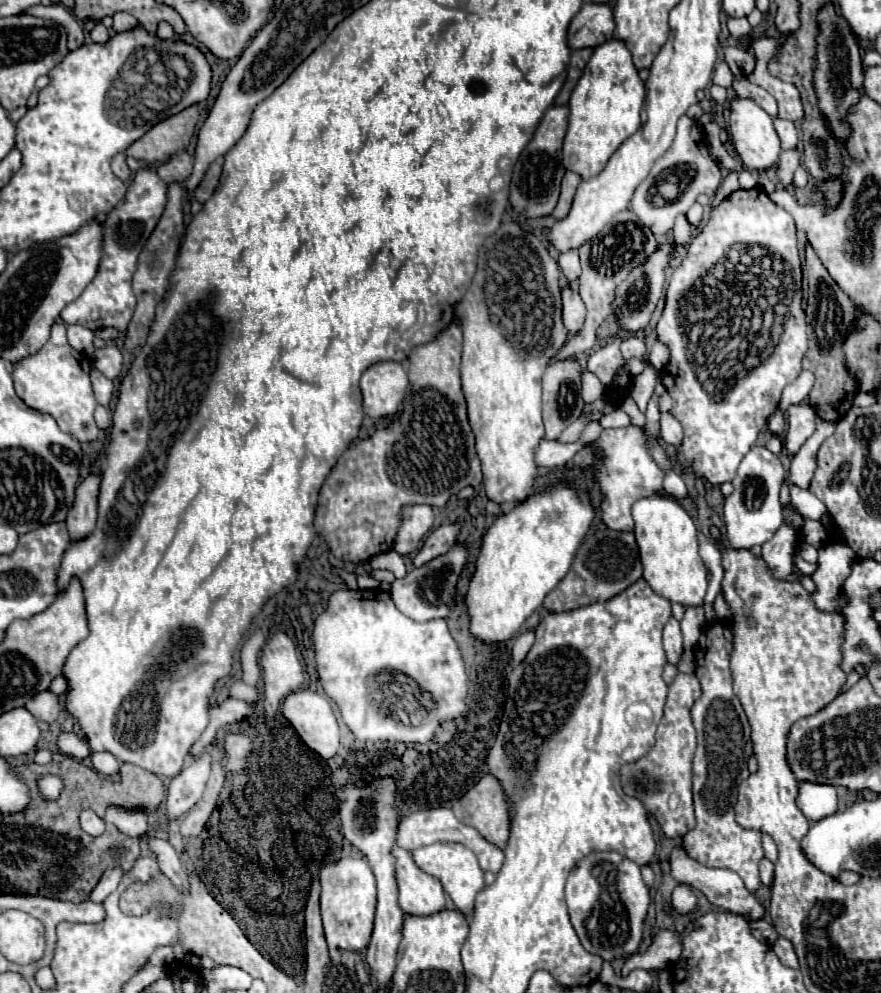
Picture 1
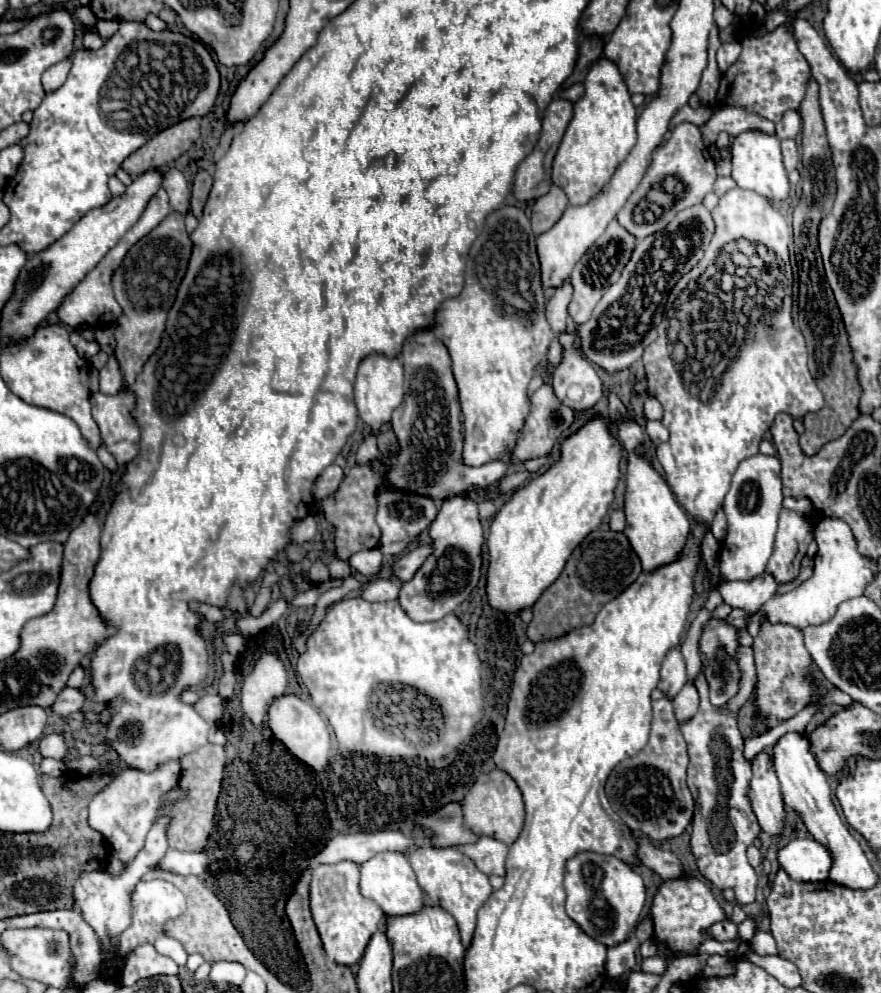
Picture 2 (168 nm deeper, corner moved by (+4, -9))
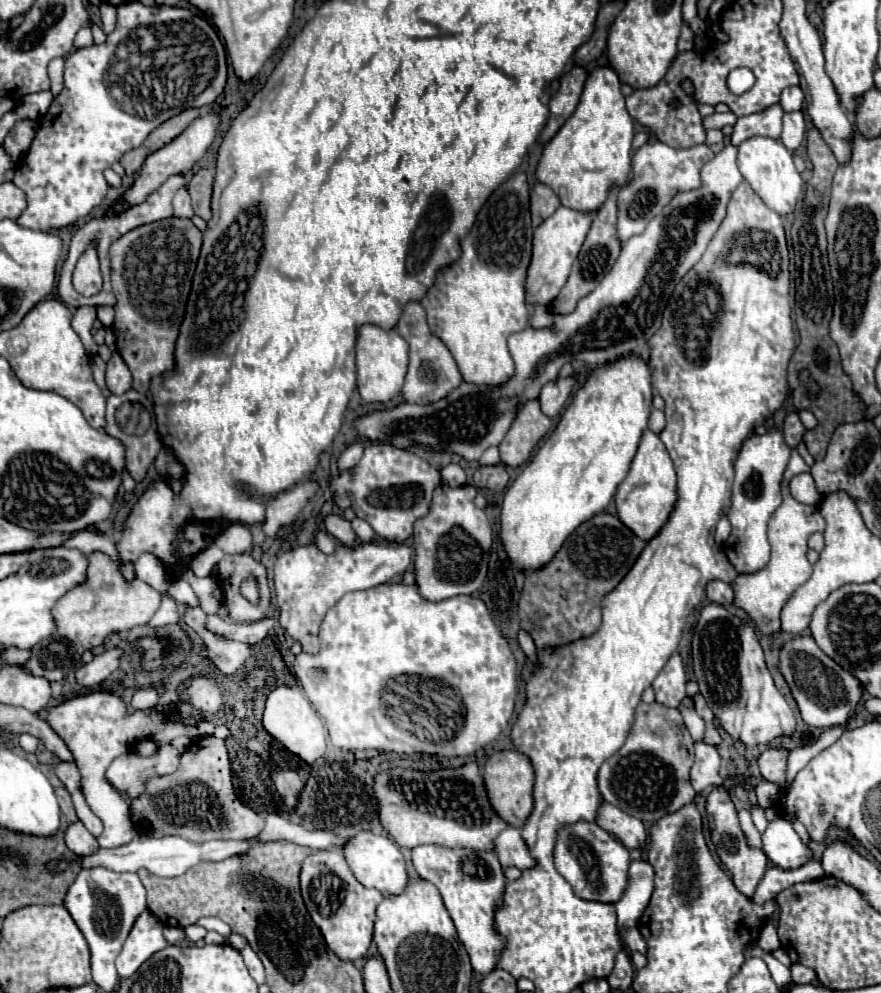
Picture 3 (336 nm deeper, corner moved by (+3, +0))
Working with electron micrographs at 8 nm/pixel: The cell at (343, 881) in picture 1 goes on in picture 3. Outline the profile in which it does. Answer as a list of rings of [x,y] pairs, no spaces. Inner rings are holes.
[[[313,851],[301,865],[301,895],[313,923],[321,929],[327,947],[343,961],[357,961],[367,955],[373,939],[375,909],[383,893],[363,887],[351,873],[341,851]]]

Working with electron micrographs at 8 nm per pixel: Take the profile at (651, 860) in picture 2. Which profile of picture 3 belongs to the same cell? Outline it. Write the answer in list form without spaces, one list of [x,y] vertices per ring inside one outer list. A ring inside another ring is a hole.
[[[601,801],[595,821],[605,831],[615,835],[627,849],[641,849],[645,845],[647,835],[645,835],[643,823],[637,817],[609,805],[607,801]]]

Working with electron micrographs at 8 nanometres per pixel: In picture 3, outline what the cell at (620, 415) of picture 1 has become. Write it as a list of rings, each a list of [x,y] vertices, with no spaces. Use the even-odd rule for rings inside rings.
[[[645,431],[639,443],[639,449],[631,461],[631,469],[623,483],[617,487],[615,505],[619,519],[643,541],[649,541],[669,519],[669,513],[677,501],[677,475],[673,469],[673,461],[653,431]]]

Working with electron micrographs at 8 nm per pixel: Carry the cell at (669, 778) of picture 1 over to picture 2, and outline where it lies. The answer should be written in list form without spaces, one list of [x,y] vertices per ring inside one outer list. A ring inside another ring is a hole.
[[[662,698],[652,704],[652,730],[650,730],[650,742],[644,750],[640,750],[636,756],[626,758],[620,762],[606,780],[606,796],[610,800],[612,810],[634,830],[646,834],[650,840],[670,840],[680,836],[686,826],[692,820],[694,812],[694,798],[686,786],[686,768],[688,768],[688,748],[686,742],[678,730],[678,720],[674,714],[674,700]]]

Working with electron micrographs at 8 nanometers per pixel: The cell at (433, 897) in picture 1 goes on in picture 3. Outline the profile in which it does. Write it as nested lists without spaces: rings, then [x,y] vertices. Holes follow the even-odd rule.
[[[359,831],[349,839],[349,845],[343,849],[345,859],[349,861],[349,867],[353,869],[353,875],[357,881],[365,887],[375,887],[381,893],[401,893],[409,881],[407,869],[405,869],[405,859],[399,851],[399,845],[391,841],[387,835],[377,835],[373,831]]]

